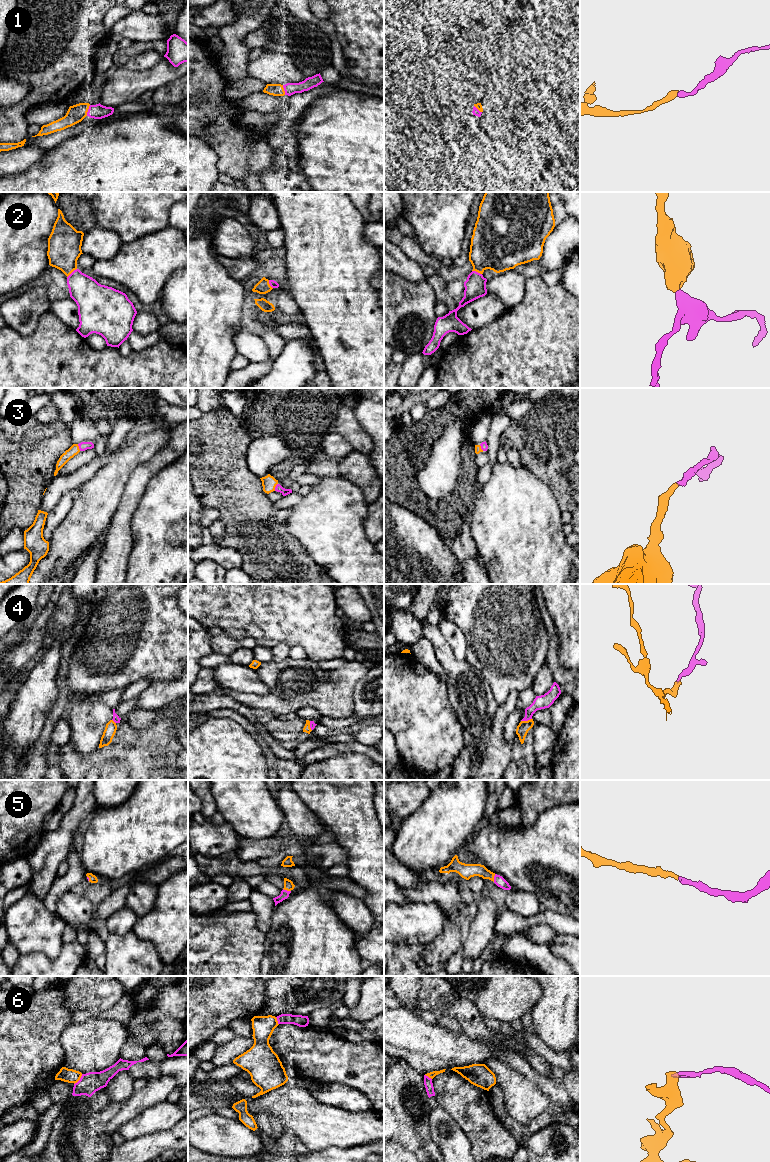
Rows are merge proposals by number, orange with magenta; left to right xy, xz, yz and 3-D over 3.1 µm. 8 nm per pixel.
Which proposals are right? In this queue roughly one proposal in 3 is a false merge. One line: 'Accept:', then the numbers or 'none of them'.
Accept: 1, 2, 3, 5

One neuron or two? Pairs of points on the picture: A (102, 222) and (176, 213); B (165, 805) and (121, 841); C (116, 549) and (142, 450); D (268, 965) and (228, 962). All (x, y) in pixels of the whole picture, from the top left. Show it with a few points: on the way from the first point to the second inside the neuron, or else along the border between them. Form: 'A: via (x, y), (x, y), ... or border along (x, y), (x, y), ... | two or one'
A: border along (177, 202), (169, 211), (168, 225) | two
B: via (154, 816), (132, 836) | one
C: border along (158, 451), (148, 460), (140, 462), (125, 484) | two
D: border along (265, 952), (259, 965) | two

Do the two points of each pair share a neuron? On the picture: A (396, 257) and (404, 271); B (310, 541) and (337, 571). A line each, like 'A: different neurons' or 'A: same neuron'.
A: same neuron
B: same neuron

